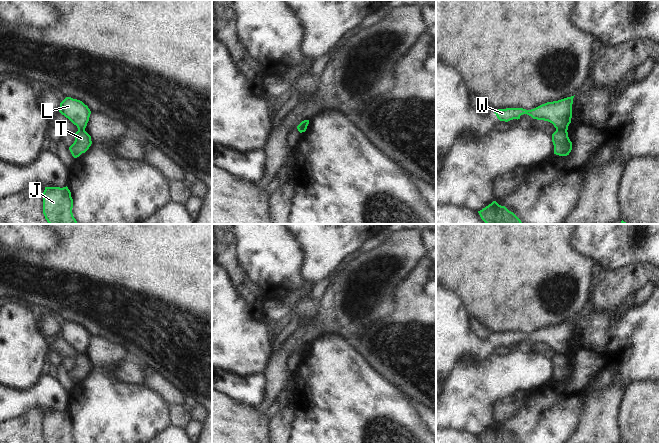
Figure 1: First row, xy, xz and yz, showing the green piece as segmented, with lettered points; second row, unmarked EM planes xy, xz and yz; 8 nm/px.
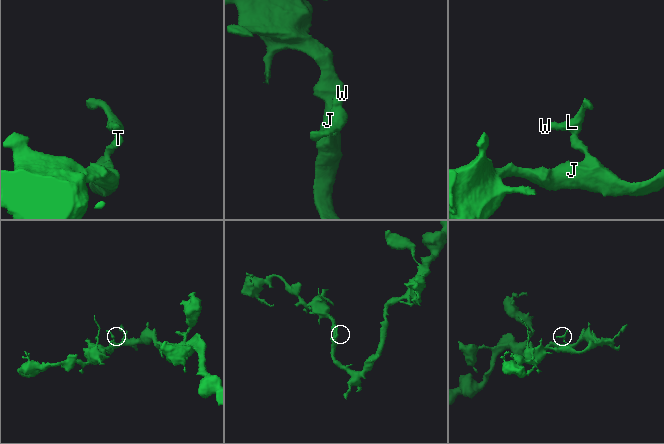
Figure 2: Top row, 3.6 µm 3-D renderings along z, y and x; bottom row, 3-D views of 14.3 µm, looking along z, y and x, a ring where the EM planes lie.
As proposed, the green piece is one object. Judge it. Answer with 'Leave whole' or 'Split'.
Split.

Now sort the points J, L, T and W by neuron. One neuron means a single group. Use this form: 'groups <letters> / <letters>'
groups J T / L W

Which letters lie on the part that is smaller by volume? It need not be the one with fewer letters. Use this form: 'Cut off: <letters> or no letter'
Cut off: L, W

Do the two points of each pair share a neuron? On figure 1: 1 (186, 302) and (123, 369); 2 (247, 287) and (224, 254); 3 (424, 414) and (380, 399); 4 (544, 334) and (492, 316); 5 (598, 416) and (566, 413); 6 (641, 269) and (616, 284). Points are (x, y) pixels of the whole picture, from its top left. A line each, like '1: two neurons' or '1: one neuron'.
1: two neurons
2: one neuron
3: two neurons
4: two neurons
5: two neurons
6: one neuron

